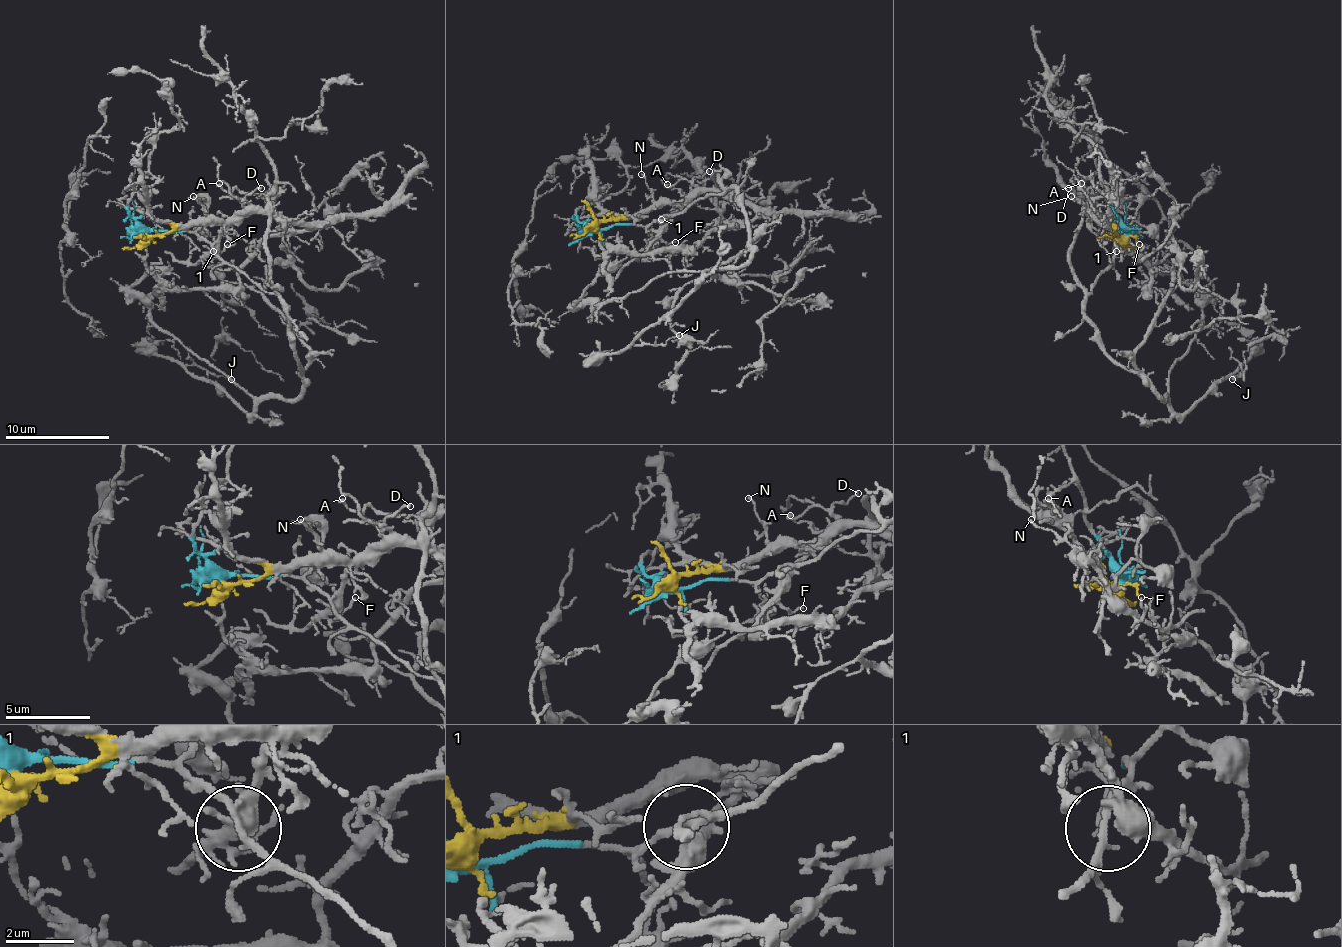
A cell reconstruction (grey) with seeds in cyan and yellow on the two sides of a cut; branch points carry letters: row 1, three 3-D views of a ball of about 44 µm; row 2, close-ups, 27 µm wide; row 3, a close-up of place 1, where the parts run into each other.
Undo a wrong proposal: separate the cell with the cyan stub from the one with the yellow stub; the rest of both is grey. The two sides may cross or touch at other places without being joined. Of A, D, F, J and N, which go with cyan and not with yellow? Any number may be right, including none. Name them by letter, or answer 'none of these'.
J

